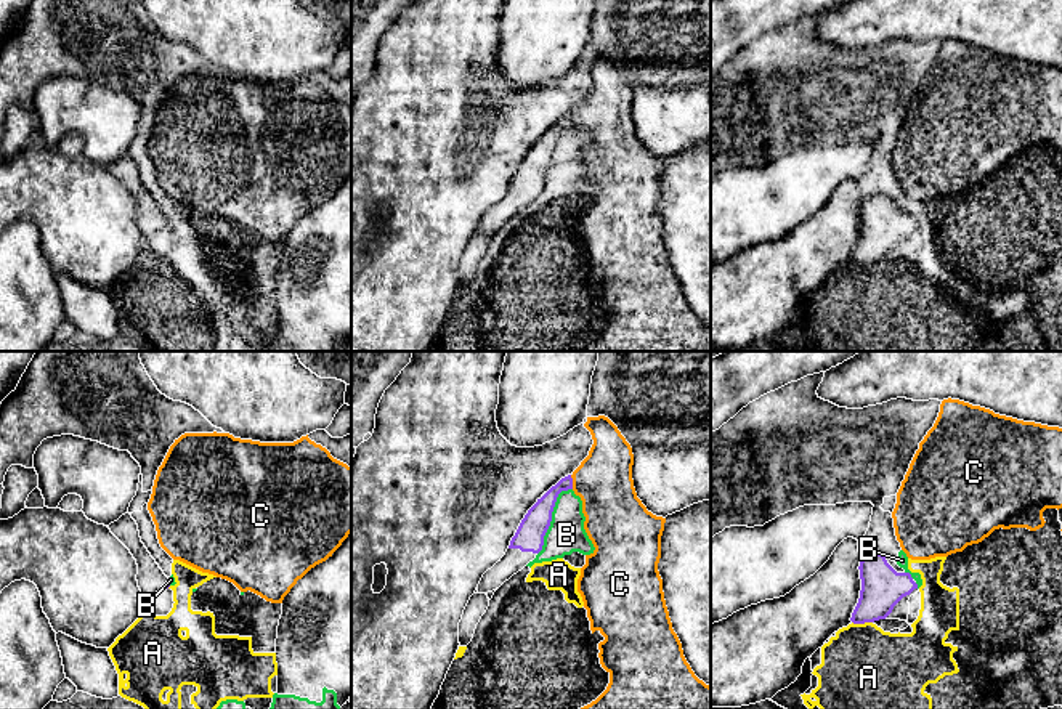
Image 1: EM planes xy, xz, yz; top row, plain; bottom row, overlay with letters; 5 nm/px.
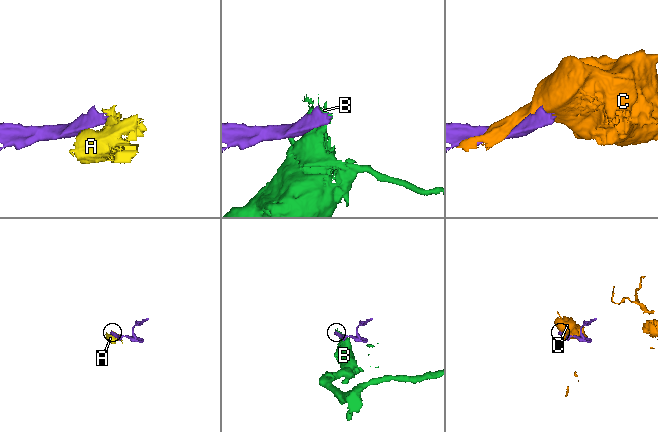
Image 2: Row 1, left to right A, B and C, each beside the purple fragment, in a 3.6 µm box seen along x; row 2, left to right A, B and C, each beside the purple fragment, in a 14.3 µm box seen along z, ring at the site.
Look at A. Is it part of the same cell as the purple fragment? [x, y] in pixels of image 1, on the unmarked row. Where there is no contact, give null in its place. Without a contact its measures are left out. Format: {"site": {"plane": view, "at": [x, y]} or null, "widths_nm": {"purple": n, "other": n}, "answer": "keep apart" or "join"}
{"site": {"plane": "yz", "at": [862, 263]}, "widths_nm": {"purple": 220, "other": 460}, "answer": "keep apart"}

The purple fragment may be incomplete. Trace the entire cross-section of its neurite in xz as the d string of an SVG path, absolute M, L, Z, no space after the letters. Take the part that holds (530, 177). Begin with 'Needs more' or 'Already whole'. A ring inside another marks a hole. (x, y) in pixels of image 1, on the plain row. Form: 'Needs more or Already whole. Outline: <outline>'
Needs more. Outline: M571 115L561 119L528 151L521 160L505 196L488 210L476 234L488 234L499 229L513 215L521 212L542 191L544 176L552 162L552 152L561 132L573 130Z

